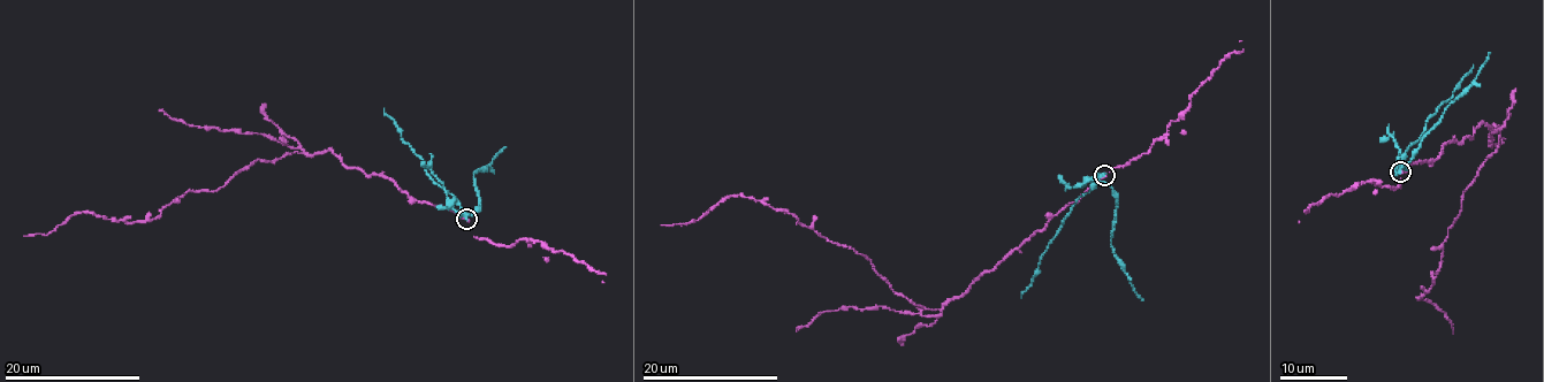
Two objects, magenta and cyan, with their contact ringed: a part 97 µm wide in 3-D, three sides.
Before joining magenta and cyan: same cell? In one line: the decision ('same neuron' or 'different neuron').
different neuron

